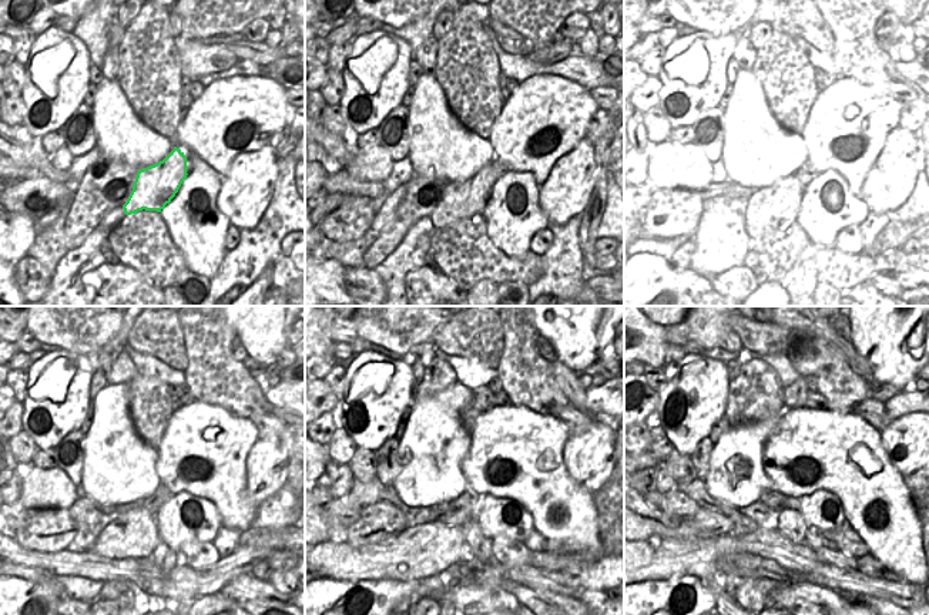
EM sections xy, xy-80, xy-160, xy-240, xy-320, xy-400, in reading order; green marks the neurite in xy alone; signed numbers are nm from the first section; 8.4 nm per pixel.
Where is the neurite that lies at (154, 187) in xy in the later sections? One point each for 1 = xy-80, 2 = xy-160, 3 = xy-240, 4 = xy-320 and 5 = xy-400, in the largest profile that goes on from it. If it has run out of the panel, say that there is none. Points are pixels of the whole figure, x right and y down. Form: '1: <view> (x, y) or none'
1: xy-80 (460, 200)
2: xy-160 (775, 208)
3: xy-240 (134, 534)
4: xy-320 (426, 550)
5: xy-400 (656, 558)

